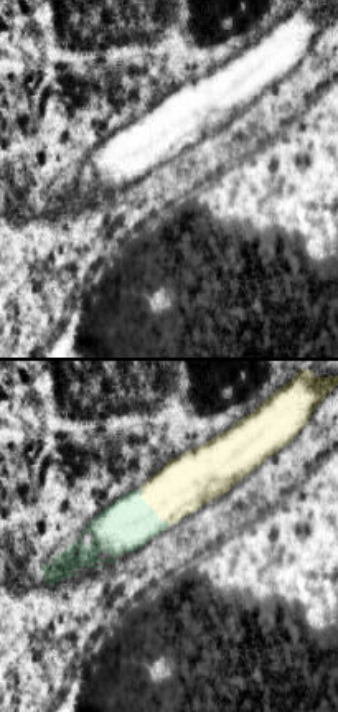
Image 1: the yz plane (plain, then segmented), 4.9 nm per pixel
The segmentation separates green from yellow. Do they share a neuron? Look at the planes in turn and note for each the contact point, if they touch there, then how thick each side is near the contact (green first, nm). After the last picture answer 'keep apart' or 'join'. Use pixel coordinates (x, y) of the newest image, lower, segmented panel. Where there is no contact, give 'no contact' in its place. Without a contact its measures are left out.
contact (150, 508); calibres 260 and 260 nm

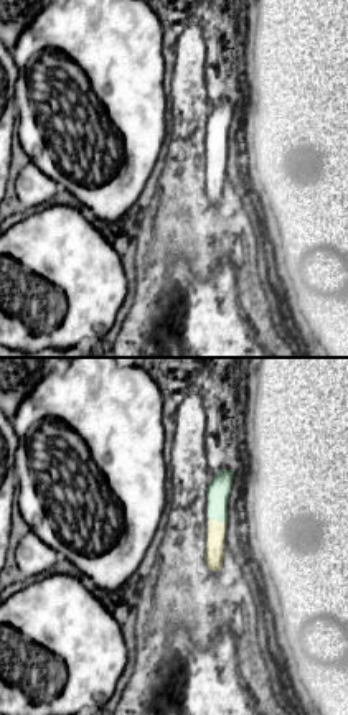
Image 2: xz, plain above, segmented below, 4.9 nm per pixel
contact (218, 519); calibres 120 and 100 nm

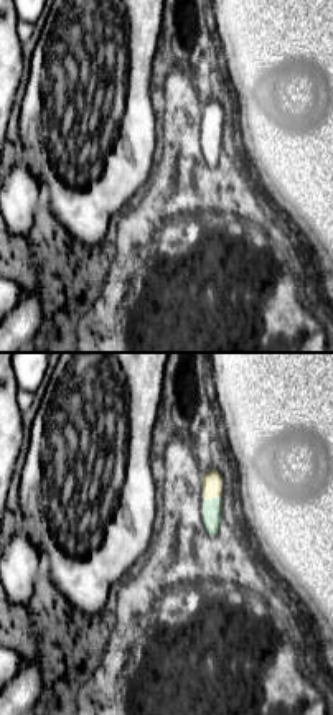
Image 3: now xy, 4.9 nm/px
contact (213, 498); calibres 100 and 110 nm

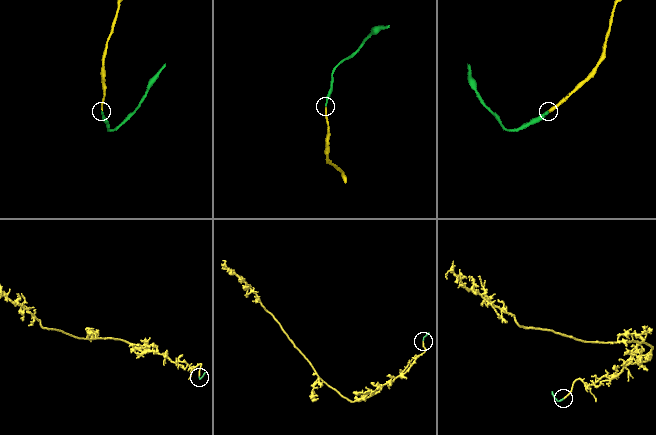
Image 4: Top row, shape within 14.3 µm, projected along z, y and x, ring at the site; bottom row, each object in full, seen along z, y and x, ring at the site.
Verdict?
join

